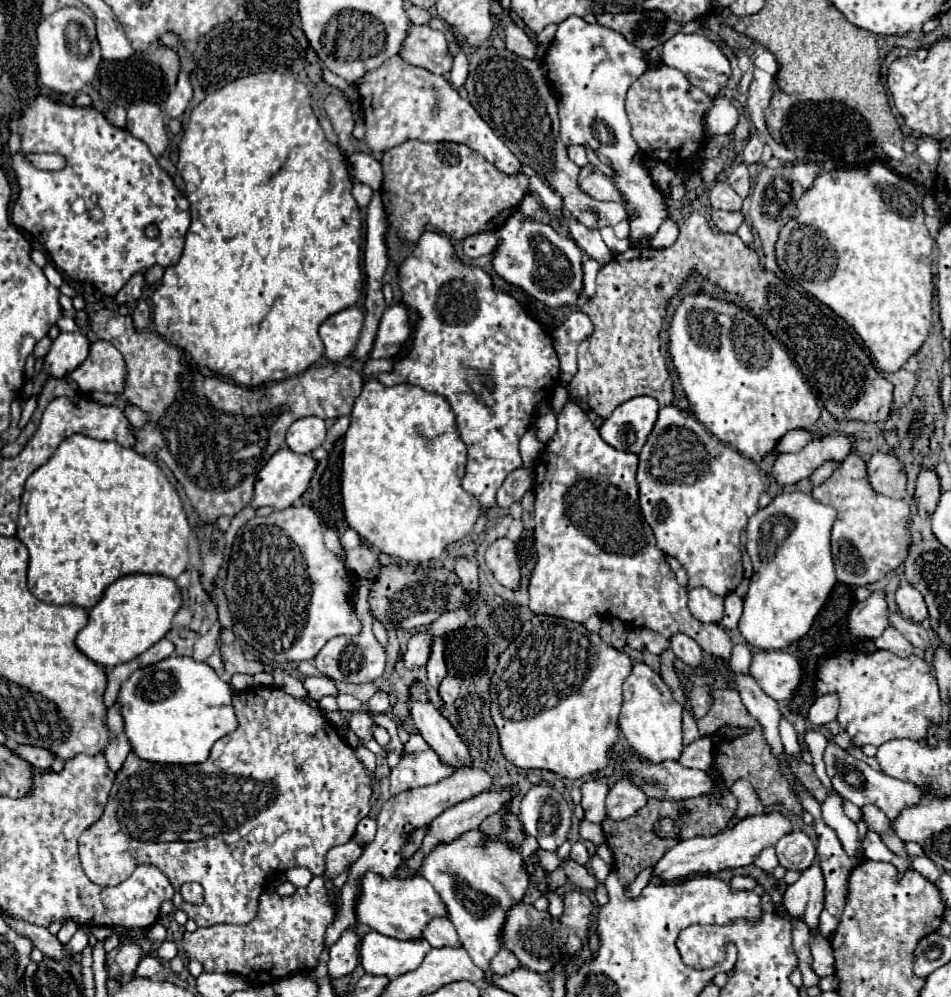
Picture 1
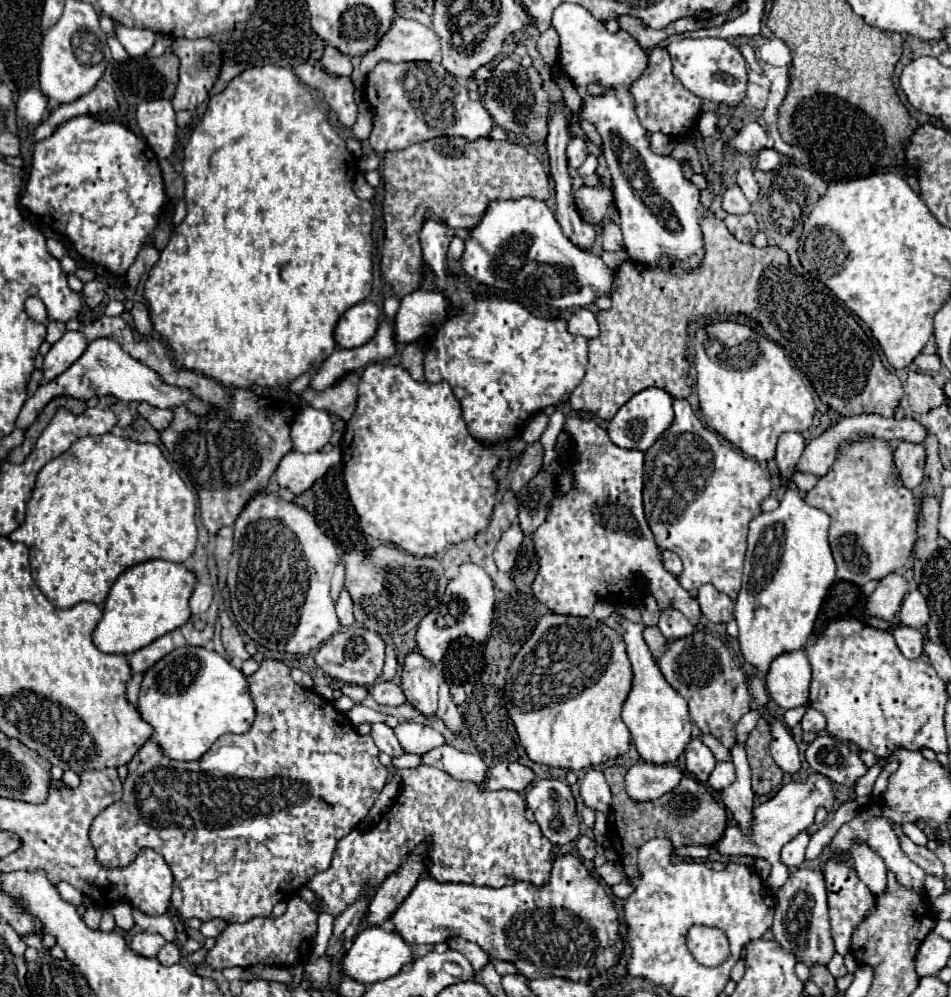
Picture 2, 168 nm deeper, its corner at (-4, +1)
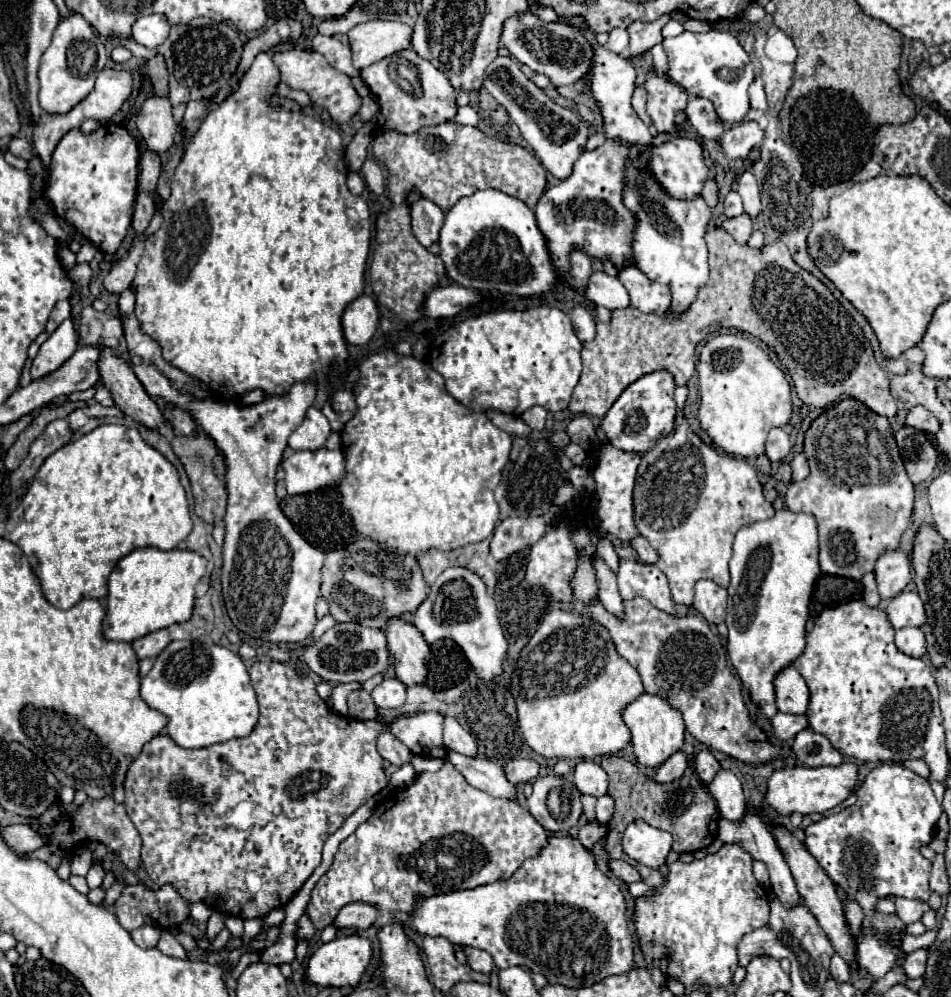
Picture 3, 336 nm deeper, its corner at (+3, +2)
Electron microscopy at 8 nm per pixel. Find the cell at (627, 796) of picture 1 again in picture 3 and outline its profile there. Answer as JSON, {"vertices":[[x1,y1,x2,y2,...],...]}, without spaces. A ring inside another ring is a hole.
{"vertices":[[676,752,676,754,672,754,672,756,656,770,654,780,656,780,656,782,672,782,672,780,676,780,676,778,680,778,680,776,684,774,686,766,688,766,686,754,684,754,684,752]]}

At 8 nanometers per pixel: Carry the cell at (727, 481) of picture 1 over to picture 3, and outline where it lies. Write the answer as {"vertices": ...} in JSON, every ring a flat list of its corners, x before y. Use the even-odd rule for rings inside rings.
{"vertices":[[678,386,676,392,676,432,664,436,654,450,642,454,642,462,638,466,636,474,636,486,634,486,634,524,638,532,652,544,652,548,658,552,656,566,666,574,672,590,672,598,676,604,692,606,694,596,694,584,700,578,714,580,718,586,728,588,730,584,730,572,728,572,728,560,732,556,732,542,734,534,748,524,754,524,758,520,766,520,774,516,772,504,762,494,762,484,758,480,756,470,742,458,728,456,724,452,714,450,712,446,704,444,700,436,696,436,682,414,688,388]]}

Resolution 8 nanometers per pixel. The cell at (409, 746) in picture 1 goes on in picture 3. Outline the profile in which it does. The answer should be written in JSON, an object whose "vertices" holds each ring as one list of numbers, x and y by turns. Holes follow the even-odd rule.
{"vertices":[[418,712,414,716,396,716,390,732,404,742,414,754,426,758,446,758,448,750,442,742,444,716,438,712]]}

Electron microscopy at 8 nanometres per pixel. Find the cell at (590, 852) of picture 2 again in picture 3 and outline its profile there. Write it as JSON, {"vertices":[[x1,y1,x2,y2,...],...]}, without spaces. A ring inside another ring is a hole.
{"vertices":[[598,820,586,822,586,824,580,826,580,830,578,830,578,840,580,840,586,848,592,848,592,846,598,844,604,836,606,836,606,826,600,824]]}

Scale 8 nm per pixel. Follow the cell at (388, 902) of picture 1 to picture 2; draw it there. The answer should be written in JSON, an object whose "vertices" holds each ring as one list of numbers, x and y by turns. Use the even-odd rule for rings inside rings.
{"vertices":[[573,855,555,859,551,879,543,887,517,881,501,889,491,889,439,883,425,875,389,921,409,945,435,945,449,937,463,937,477,943,491,959,515,963,527,979,551,975,589,981,615,965,623,949,617,933,617,911,611,899]]}

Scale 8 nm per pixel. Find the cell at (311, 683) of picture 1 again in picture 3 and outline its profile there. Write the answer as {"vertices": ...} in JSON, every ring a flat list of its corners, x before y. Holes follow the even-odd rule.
{"vertices":[[356,690,348,696,348,714,360,720,374,720,378,718,378,706,374,704,372,696,366,690]]}

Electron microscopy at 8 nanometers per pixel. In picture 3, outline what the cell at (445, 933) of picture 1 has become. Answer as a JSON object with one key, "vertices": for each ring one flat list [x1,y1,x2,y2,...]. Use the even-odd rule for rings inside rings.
{"vertices":[[464,948,468,960,470,960,470,968,476,970,476,972,484,972,484,974,490,974,494,970,494,962,492,962,492,956,484,950,478,950,478,948]]}

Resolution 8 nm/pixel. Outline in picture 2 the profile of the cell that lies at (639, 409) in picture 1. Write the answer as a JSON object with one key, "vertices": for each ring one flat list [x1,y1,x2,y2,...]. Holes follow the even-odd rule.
{"vertices":[[645,389,637,395,633,395,619,411,617,415,609,421,607,427,607,435,609,439,623,449,637,449,637,451,647,451,655,439,671,425,673,419,673,399,669,397,669,393,665,393,663,389]]}

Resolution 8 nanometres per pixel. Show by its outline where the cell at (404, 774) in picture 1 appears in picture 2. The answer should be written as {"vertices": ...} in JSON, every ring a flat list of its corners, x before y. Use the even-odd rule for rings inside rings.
{"vertices":[[441,745,441,747,431,749,429,753,421,755,421,763,445,771,453,779,473,781,473,783,481,783,485,779,485,771,487,771,487,765,483,763,483,759,479,759,477,755,471,755,471,753,457,751,451,745]]}

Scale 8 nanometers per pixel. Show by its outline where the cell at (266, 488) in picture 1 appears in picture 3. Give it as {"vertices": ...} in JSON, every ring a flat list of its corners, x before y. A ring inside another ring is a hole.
{"vertices":[[302,450,284,460,288,494,308,494,326,486,336,486,346,476,346,458,342,450]]}

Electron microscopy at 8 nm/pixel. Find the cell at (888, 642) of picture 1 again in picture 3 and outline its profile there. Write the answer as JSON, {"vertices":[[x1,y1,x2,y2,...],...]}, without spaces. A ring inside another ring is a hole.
{"vertices":[[902,628,896,630,896,646,912,656,912,658,920,658,926,652,926,638,924,632,920,628]]}

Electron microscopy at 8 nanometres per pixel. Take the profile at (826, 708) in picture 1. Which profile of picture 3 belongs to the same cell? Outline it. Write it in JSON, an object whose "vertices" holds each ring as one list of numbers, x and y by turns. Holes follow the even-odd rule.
{"vertices":[[778,712,778,714,772,718,772,728,774,728,774,734,776,734,778,740,790,740,790,738,794,738,800,730,804,730,806,726,808,726,806,716,794,716,794,714]]}

